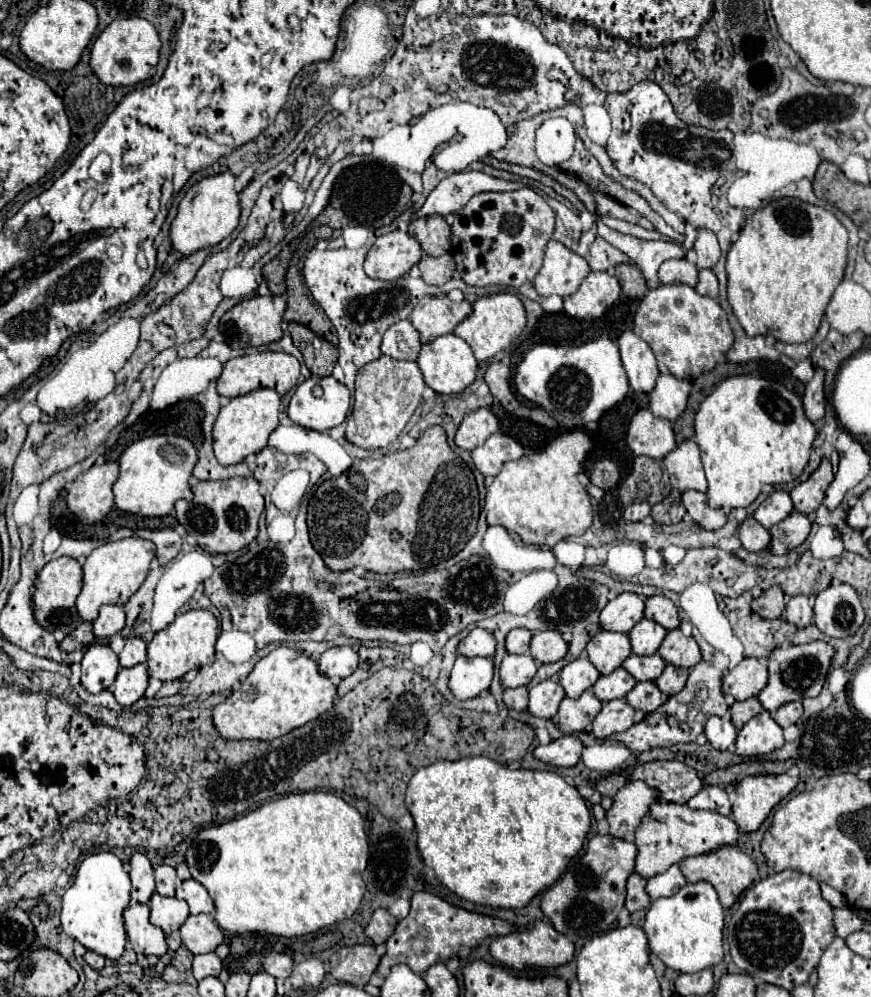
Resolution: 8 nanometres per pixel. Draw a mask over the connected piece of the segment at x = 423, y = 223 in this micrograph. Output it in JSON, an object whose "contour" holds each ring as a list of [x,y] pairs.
{"contour":[[[440,215],[414,219],[408,231],[420,243],[420,247],[432,257],[438,257],[450,251],[450,227]]]}

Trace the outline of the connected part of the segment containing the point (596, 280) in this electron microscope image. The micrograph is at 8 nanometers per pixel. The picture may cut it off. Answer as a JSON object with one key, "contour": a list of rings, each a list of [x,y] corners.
{"contour":[[[592,271],[576,293],[564,299],[563,310],[576,319],[598,319],[620,297],[616,277],[606,271]]]}

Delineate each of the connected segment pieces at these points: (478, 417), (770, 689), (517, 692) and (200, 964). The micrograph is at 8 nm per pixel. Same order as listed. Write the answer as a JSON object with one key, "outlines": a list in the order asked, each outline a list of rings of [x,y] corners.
{"outlines":[[[[486,407],[478,409],[478,411],[472,411],[464,417],[464,421],[460,423],[458,431],[456,431],[456,437],[454,437],[454,443],[460,447],[460,449],[466,449],[466,451],[472,451],[476,447],[480,447],[490,435],[498,433],[500,431],[500,423],[498,419],[494,417],[494,413]]],[[[812,641],[806,645],[788,645],[788,647],[772,649],[768,657],[768,673],[770,673],[768,685],[758,695],[764,709],[772,713],[784,703],[800,701],[802,697],[818,697],[828,677],[834,655],[836,655],[836,649],[826,641]]],[[[516,687],[504,691],[504,705],[508,709],[524,711],[528,707],[528,687]]],[[[216,953],[196,955],[192,961],[192,975],[196,981],[202,981],[204,977],[218,977],[222,971],[222,961]]]]}

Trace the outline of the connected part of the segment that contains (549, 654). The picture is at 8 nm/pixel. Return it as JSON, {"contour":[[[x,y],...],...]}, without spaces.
{"contour":[[[540,631],[534,633],[530,643],[530,653],[540,663],[556,663],[568,651],[568,643],[562,639],[560,631]]]}

